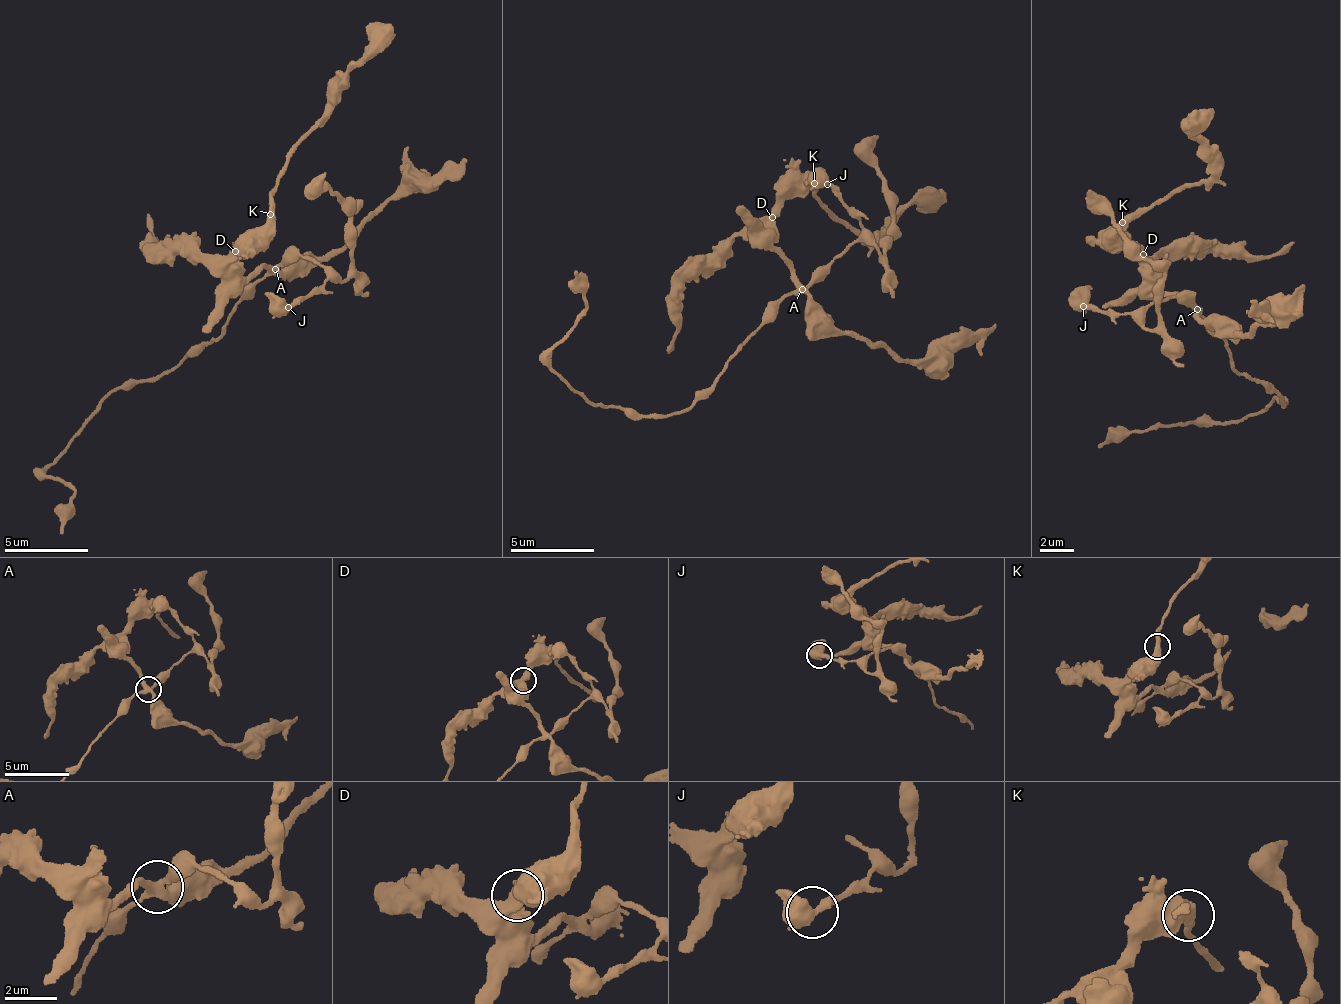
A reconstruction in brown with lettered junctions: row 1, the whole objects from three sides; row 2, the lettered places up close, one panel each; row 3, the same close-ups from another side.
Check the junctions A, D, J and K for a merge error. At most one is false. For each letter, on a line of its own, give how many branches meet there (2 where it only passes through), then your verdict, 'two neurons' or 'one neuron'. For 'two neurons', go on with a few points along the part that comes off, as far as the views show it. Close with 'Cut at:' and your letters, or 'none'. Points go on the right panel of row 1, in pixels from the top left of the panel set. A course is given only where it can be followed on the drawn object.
A: 4 branches meet; two neurons; foreign part runs (1198, 308), (1209, 333), (1227, 342), (1233, 368), (1281, 405), (1284, 395), (1217, 423), (1117, 433), (1097, 448)
D: 2 branches meet; one neuron
J: 3 branches meet; one neuron
K: 2 branches meet; one neuron
Cut at: A

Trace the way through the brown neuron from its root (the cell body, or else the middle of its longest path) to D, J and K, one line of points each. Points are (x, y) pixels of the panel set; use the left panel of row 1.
D: (242, 288), (261, 278), (265, 269), (260, 266), (249, 280), (244, 277), (235, 251)
J: (242, 288), (265, 278), (301, 256), (319, 265), (327, 276), (325, 285), (288, 307)
K: (242, 288), (265, 271), (260, 266), (249, 280), (244, 277), (235, 261), (235, 244), (258, 230), (270, 214)

